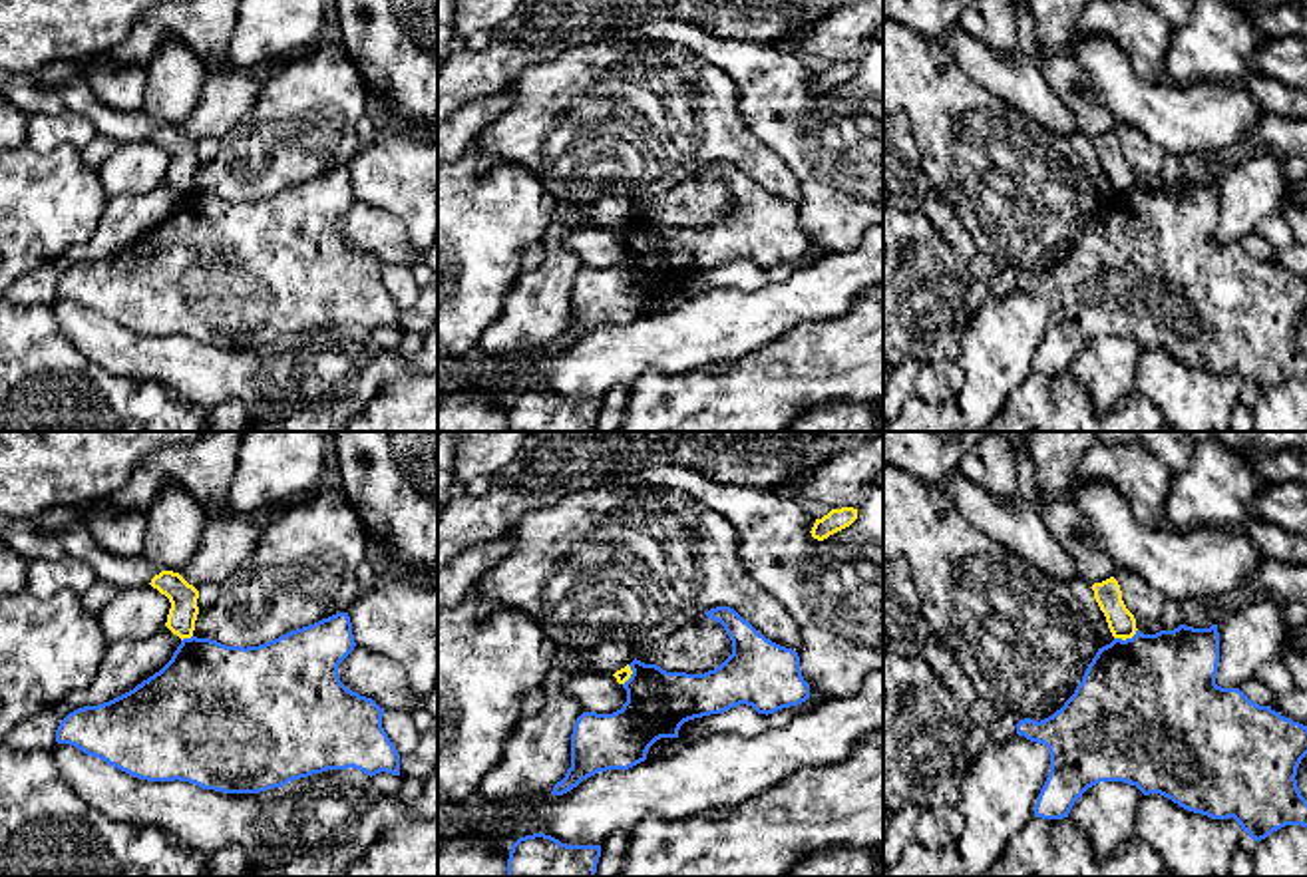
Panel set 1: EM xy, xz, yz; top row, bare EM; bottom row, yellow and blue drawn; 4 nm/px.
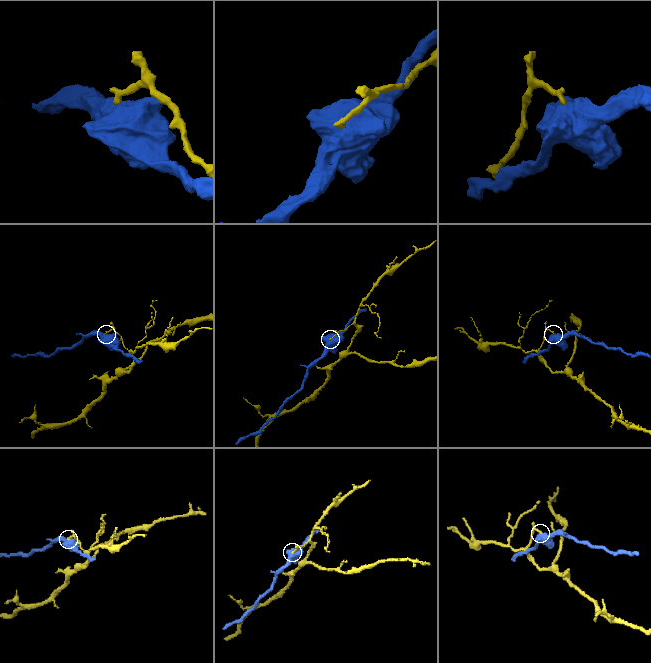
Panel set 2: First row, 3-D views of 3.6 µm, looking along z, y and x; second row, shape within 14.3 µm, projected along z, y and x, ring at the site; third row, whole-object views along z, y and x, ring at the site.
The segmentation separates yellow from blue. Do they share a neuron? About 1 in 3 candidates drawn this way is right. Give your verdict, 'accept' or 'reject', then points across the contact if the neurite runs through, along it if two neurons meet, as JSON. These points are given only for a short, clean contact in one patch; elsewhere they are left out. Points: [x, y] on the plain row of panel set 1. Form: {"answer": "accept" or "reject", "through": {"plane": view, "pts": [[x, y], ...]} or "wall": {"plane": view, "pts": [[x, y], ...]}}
{"answer": "reject", "wall": {"plane": "yz", "pts": [[1136, 183], [1130, 191], [1115, 193]]}}

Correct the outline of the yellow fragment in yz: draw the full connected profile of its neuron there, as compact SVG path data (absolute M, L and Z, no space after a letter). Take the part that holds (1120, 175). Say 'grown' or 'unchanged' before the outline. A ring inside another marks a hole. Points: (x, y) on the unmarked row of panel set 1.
unchanged | M1114 131L1092 139L1094 153L1106 171L1114 193L1132 193L1136 189L1136 173L1122 155L1120 139Z

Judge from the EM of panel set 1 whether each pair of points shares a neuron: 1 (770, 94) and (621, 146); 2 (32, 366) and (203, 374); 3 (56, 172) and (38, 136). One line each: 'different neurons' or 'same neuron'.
1: different neurons
2: different neurons
3: different neurons

